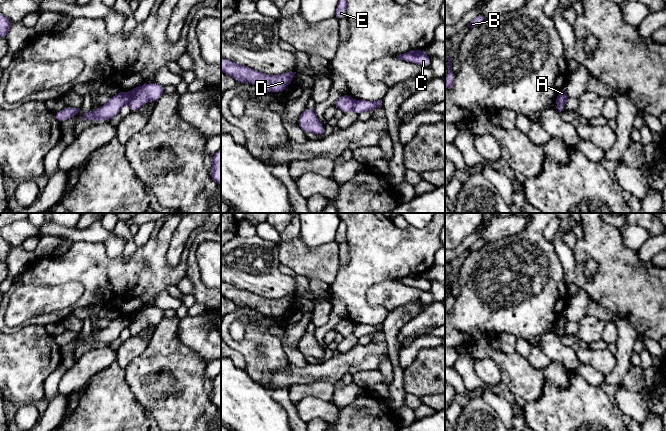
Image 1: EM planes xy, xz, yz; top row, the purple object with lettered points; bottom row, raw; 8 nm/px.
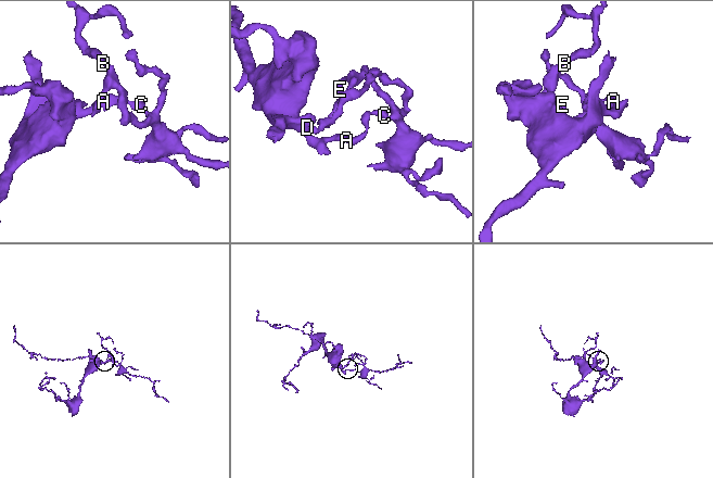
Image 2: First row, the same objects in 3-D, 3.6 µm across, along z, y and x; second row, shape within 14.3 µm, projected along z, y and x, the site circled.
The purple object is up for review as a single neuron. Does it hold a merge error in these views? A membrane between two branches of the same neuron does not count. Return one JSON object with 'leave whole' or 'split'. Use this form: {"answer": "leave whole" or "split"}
{"answer": "split"}

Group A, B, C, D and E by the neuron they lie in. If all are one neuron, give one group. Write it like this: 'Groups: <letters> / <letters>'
Groups: A B C E / D

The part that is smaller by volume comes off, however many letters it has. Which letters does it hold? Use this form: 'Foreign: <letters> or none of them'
Foreign: A, B, C, E

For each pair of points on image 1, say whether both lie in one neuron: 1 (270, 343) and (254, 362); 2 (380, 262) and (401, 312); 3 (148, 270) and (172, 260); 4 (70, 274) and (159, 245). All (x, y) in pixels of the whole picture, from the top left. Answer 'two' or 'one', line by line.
1: one
2: two
3: two
4: one

